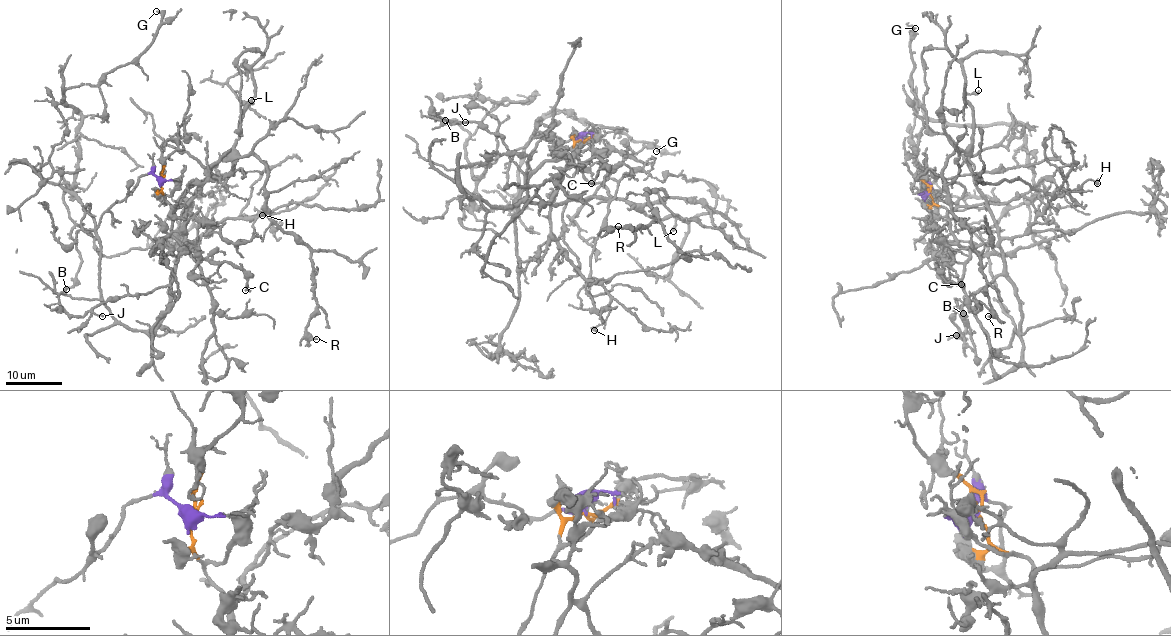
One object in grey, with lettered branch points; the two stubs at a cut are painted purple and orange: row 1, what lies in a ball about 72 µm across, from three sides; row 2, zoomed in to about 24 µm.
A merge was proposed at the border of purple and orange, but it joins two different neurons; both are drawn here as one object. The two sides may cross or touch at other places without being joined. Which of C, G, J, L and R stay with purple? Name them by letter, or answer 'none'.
G, J, L, R

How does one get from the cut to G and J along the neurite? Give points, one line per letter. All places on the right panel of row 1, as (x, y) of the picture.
G: (929, 193), (938, 191), (941, 216), (985, 243), (1036, 186), (1021, 122), (953, 125), (913, 113), (916, 27)
J: (929, 193), (987, 246), (1017, 333), (1016, 287), (1000, 275), (955, 308), (956, 335)

